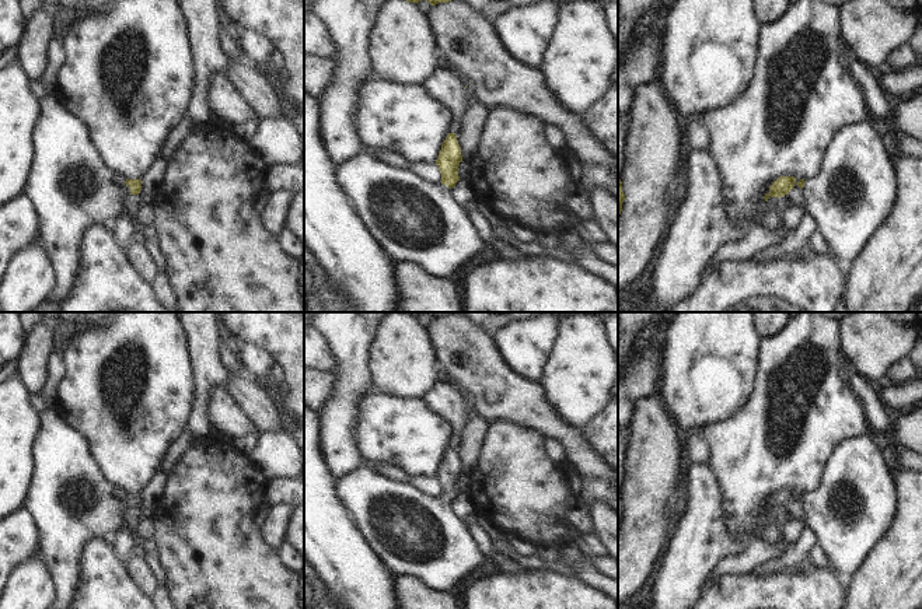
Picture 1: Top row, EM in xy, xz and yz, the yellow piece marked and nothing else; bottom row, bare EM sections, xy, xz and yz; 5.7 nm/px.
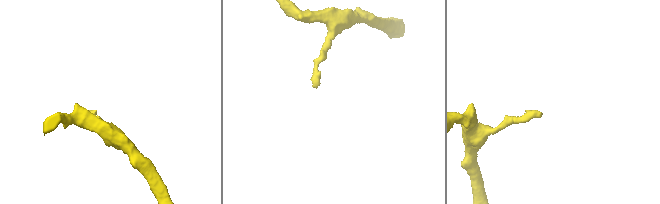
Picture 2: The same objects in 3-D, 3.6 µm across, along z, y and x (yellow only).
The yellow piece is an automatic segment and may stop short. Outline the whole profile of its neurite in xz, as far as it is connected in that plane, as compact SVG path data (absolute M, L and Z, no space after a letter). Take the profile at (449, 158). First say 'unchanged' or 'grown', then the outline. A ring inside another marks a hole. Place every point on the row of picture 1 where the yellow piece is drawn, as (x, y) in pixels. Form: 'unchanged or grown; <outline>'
grown; M448 133L436 160L441 181L425 182L408 169L387 165L370 154L359 153L335 169L335 181L349 197L369 232L395 263L411 263L434 277L450 277L486 245L471 225L464 206L450 196L460 181L462 161L455 133Z

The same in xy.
grown; M55 95L38 99L41 115L32 130L34 161L27 178L24 195L31 200L38 223L39 238L55 270L56 284L45 302L57 304L67 295L80 266L80 242L91 225L112 225L118 214L125 209L123 196L139 195L142 179L126 179L123 186L112 181L113 171L101 160L92 146L85 123L74 116Z

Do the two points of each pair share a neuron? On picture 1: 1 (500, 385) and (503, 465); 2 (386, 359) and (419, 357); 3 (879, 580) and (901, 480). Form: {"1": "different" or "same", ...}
{"1": "different", "2": "same", "3": "same"}

